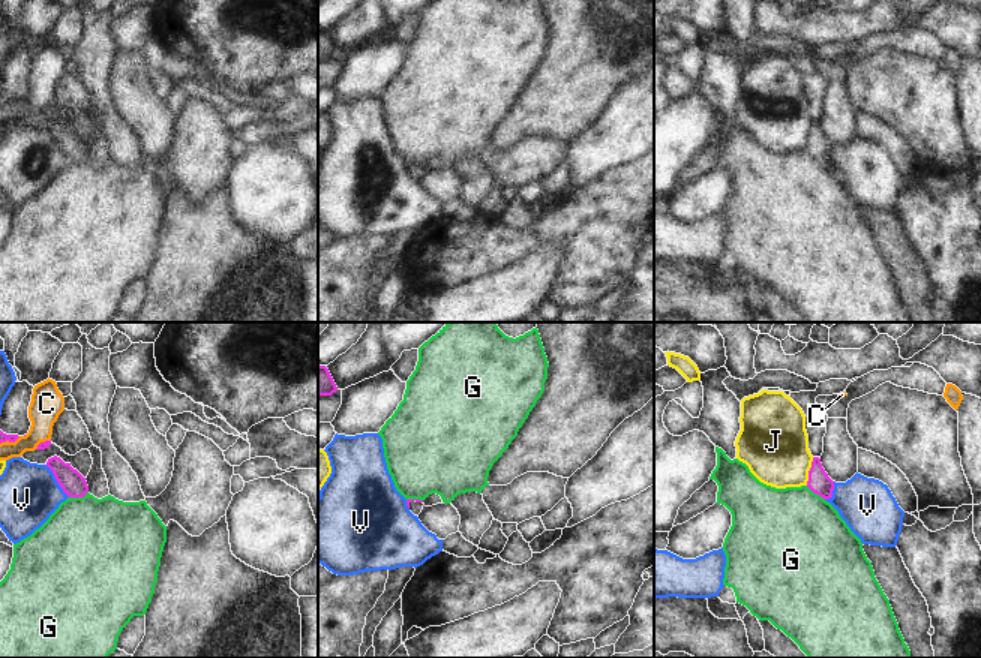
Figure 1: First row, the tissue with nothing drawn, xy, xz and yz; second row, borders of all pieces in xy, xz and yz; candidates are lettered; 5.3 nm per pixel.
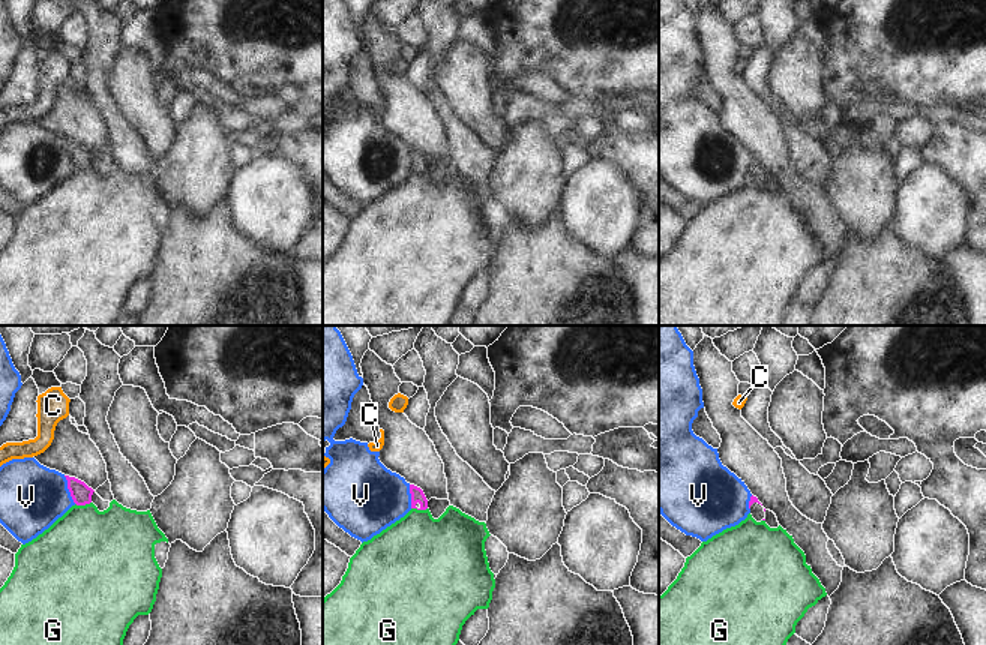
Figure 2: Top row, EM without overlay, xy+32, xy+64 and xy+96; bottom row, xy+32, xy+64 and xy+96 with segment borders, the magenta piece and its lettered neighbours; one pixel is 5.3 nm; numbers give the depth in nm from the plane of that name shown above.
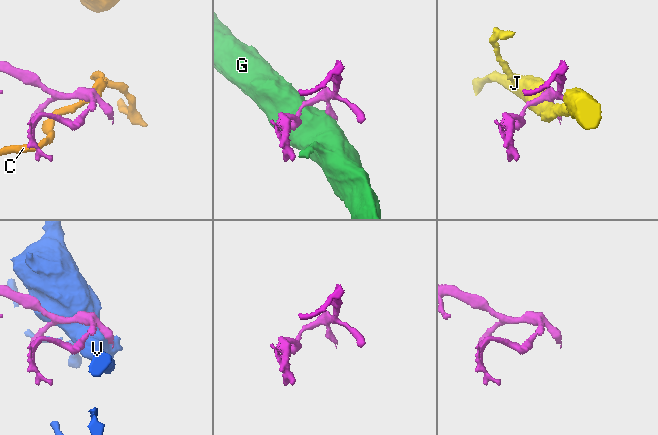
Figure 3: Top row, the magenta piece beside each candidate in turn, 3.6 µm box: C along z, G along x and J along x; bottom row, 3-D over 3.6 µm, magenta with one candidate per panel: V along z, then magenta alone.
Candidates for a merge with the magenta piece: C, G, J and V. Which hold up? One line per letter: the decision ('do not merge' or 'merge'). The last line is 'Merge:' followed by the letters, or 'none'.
C: do not merge
G: do not merge
J: do not merge
V: do not merge
Merge: none

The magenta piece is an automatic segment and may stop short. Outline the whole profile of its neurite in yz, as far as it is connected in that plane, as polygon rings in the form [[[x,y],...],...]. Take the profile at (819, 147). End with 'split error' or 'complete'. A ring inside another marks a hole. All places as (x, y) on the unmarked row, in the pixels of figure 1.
[[[813,121],[812,132],[808,135],[807,151],[824,163],[832,162],[834,145],[822,132],[819,121]]] | complete

